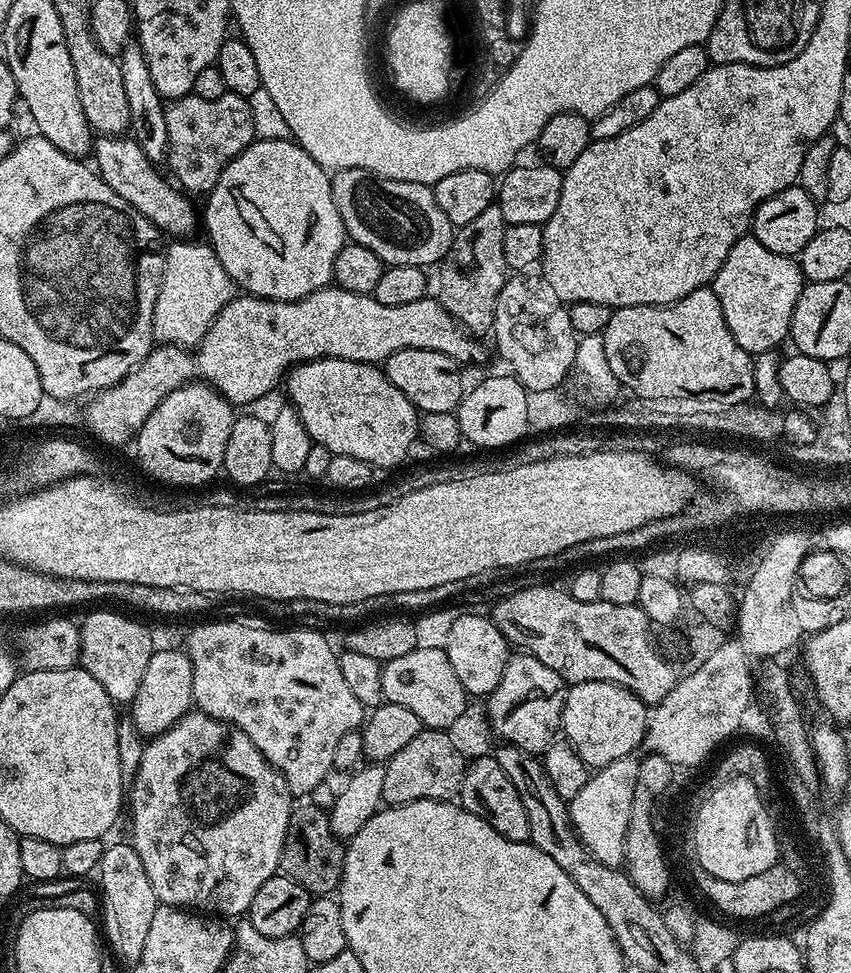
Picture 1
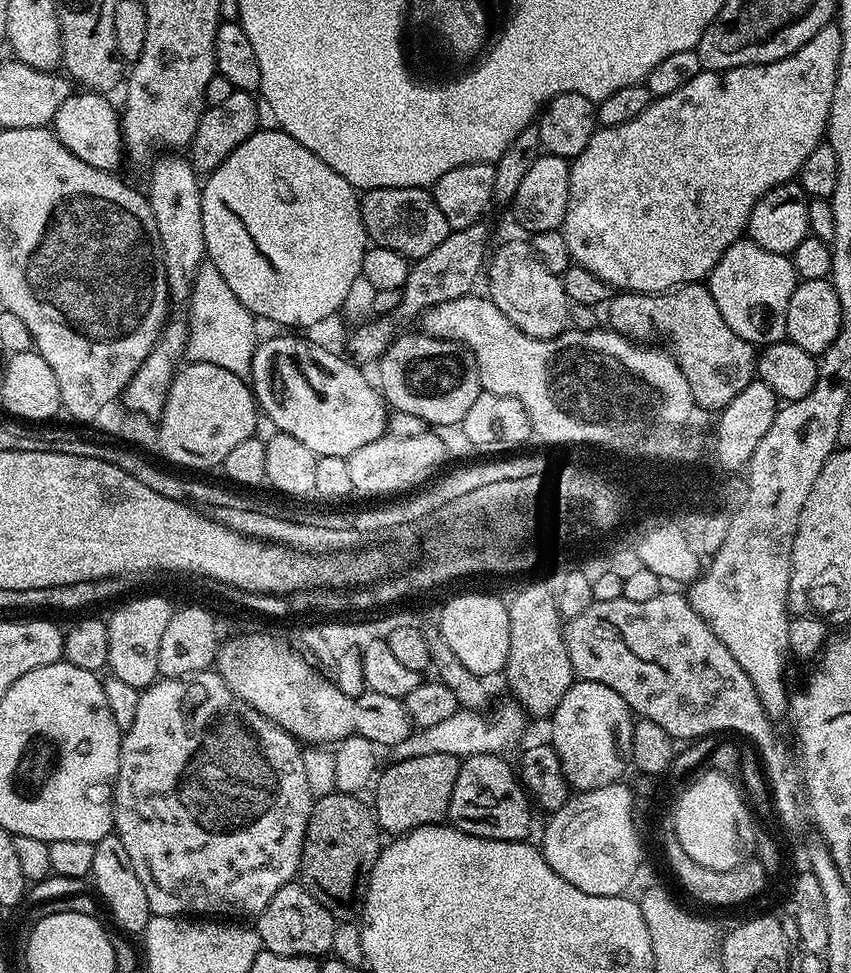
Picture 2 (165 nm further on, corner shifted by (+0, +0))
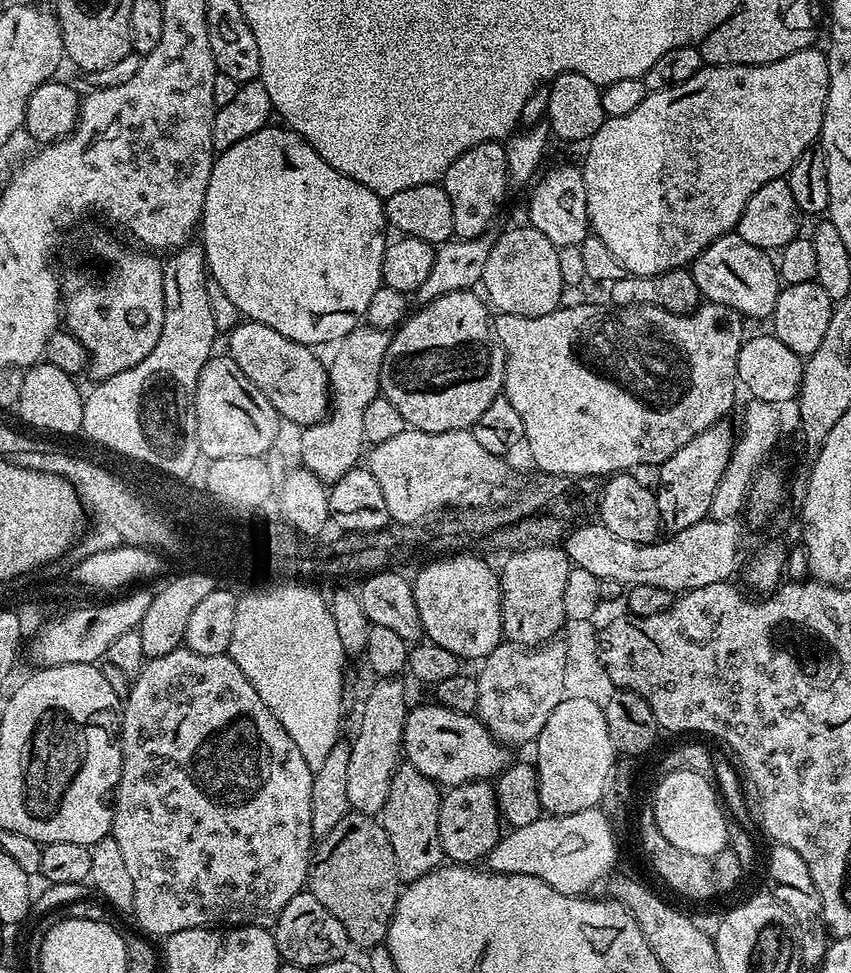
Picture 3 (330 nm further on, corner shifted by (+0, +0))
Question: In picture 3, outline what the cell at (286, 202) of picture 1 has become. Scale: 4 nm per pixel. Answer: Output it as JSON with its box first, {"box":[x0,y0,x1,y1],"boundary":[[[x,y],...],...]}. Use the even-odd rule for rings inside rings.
{"box":[202,126,386,346],"boundary":[[[269,126],[258,130],[254,134],[250,134],[250,138],[242,138],[242,142],[234,142],[234,146],[230,146],[213,159],[210,186],[206,186],[206,202],[202,217],[204,259],[211,279],[222,286],[226,297],[234,302],[241,317],[254,322],[262,322],[262,326],[270,326],[270,330],[278,330],[278,334],[286,334],[286,338],[299,344],[309,346],[329,344],[332,346],[346,334],[353,332],[355,328],[361,327],[366,314],[366,305],[374,299],[374,293],[382,286],[382,258],[386,247],[384,200],[378,194],[366,190],[366,186],[362,186],[362,182],[354,182],[354,178],[334,170],[334,166],[330,166],[330,162],[323,160],[304,141],[304,137],[287,126],[279,127]]]}

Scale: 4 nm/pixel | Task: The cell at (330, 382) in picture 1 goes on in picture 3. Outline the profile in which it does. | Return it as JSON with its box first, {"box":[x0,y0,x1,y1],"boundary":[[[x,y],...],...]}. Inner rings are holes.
{"box":[227,319,330,426],"boundary":[[[245,319],[236,324],[227,333],[227,355],[231,356],[242,374],[270,398],[270,406],[285,421],[299,426],[316,424],[325,419],[330,411],[330,389],[325,361],[315,356],[313,349],[307,344],[299,344],[286,334],[278,334],[278,330],[270,330],[270,326],[262,326],[262,322]]]}

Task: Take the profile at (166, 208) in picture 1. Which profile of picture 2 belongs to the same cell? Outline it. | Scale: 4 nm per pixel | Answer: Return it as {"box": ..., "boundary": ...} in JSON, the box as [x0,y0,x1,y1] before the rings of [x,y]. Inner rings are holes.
{"box":[54,91,126,173],"boundary":[[[73,91],[72,95],[66,98],[66,102],[63,102],[58,109],[54,121],[54,131],[62,142],[62,146],[66,146],[66,150],[70,150],[70,154],[82,158],[82,162],[86,162],[86,166],[94,166],[103,172],[115,173],[120,159],[123,161],[126,156],[124,129],[117,105],[115,108],[108,100],[111,99],[99,92]]]}

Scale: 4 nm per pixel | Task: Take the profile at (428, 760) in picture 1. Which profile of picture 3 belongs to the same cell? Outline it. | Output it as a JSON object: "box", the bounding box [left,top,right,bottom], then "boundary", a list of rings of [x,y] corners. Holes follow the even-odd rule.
{"box":[378,762,445,882],"boundary":[[[404,762],[397,767],[390,782],[390,792],[378,814],[380,825],[390,838],[401,881],[411,882],[422,878],[425,872],[433,872],[445,859],[438,834],[438,814],[442,799],[441,785],[426,778],[413,764]]]}

